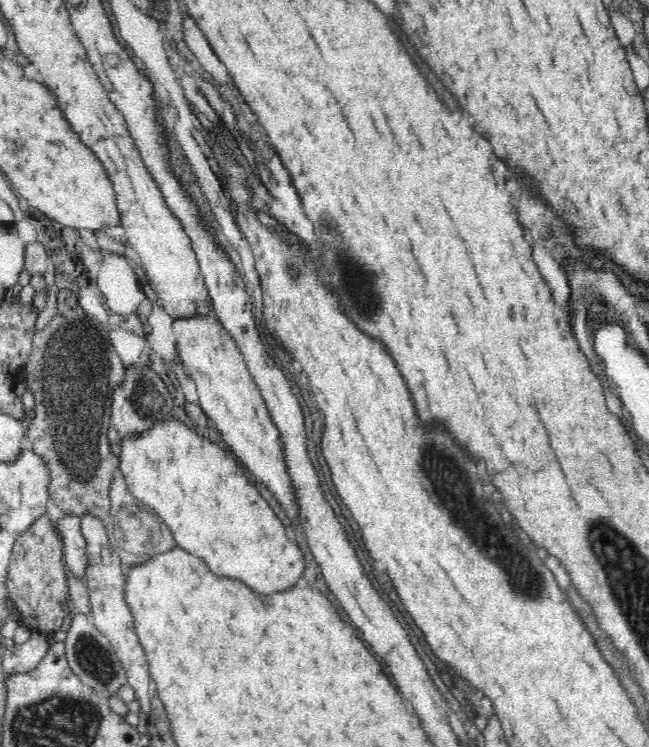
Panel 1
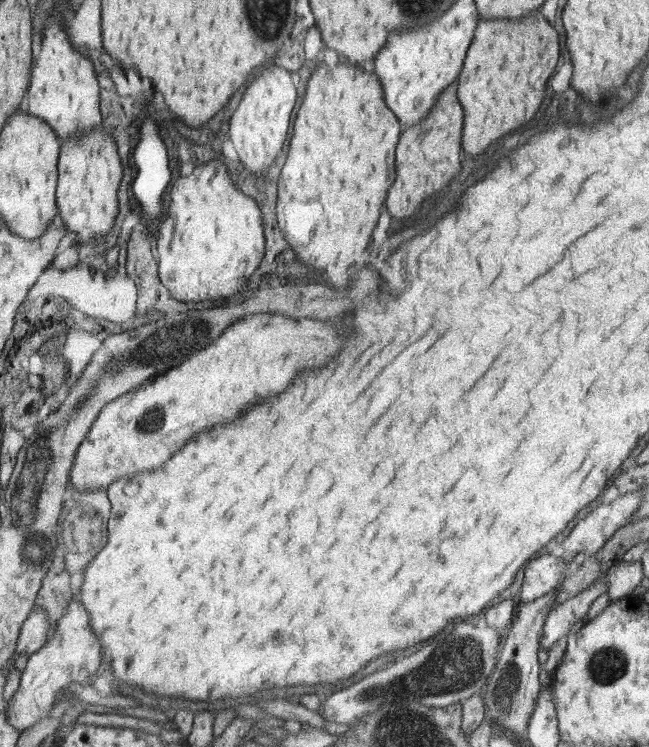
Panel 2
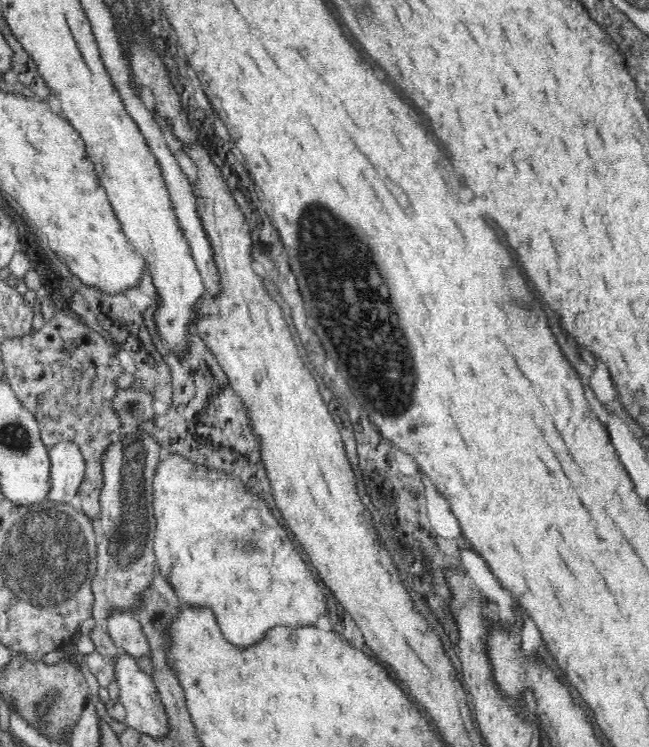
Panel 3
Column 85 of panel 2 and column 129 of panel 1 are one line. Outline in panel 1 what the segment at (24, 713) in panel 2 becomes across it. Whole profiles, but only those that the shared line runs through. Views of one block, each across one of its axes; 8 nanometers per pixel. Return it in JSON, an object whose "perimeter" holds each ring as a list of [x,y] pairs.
{"perimeter":[[[94,516],[80,517],[80,529],[88,543],[88,566],[86,566],[86,586],[90,601],[90,618],[99,632],[109,640],[114,653],[120,659],[122,668],[128,676],[128,683],[136,691],[135,698],[142,706],[151,701],[148,694],[150,673],[146,654],[138,639],[131,607],[124,598],[124,568],[121,566],[121,558],[111,547],[105,524]]]}

